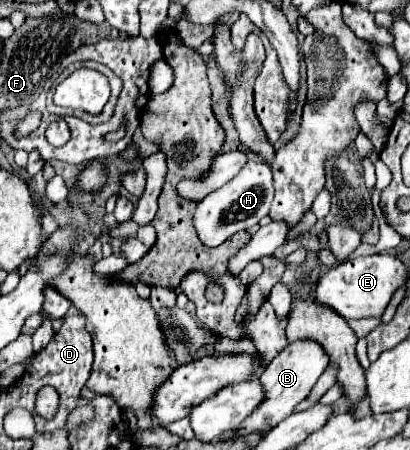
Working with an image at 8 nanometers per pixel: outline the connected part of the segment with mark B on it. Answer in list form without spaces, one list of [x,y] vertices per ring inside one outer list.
[[[294,340],[290,342],[262,372],[260,382],[264,384],[264,392],[268,392],[268,400],[252,412],[244,424],[240,424],[238,434],[250,434],[250,432],[268,432],[272,430],[278,422],[282,422],[286,416],[294,412],[294,408],[310,394],[312,386],[328,366],[328,354],[316,340]]]

